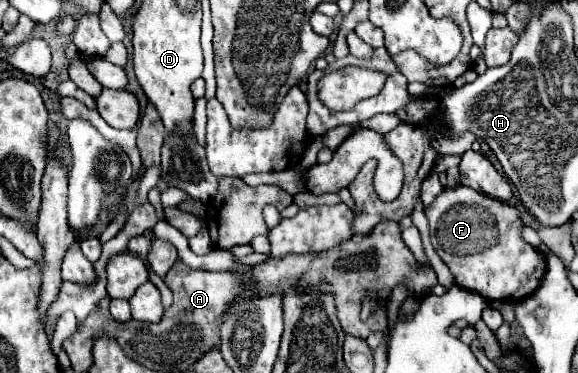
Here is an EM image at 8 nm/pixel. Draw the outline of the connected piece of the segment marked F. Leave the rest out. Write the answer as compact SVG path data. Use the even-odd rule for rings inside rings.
M470 187L444 189L430 207L426 207L426 217L430 221L430 237L436 253L450 267L458 287L480 293L484 299L524 299L536 291L544 273L544 255L522 241L520 227L522 221L518 211L506 201L492 199ZM498 227L498 237L494 235ZM480 245L490 245L480 251Z

